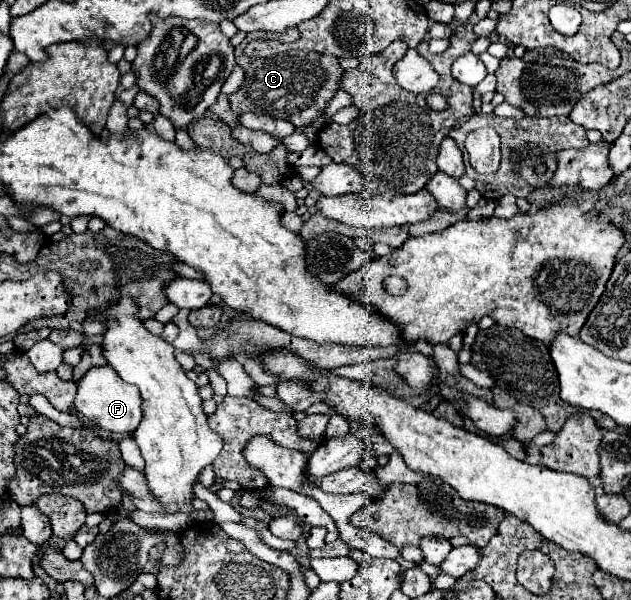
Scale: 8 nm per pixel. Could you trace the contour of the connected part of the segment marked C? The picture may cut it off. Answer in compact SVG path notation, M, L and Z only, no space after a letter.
M259 31L247 34L240 45L235 47L235 59L237 65L245 71L243 85L229 97L231 111L241 117L243 113L263 113L269 117L291 121L297 129L311 125L313 119L317 119L325 107L327 101L335 95L339 81L343 77L343 69L337 61L337 57L321 55L321 53L307 53L307 51L291 51L285 55L269 57L269 59L251 59L243 53L245 45L253 39L261 37L276 39L276 35L270 32Z

